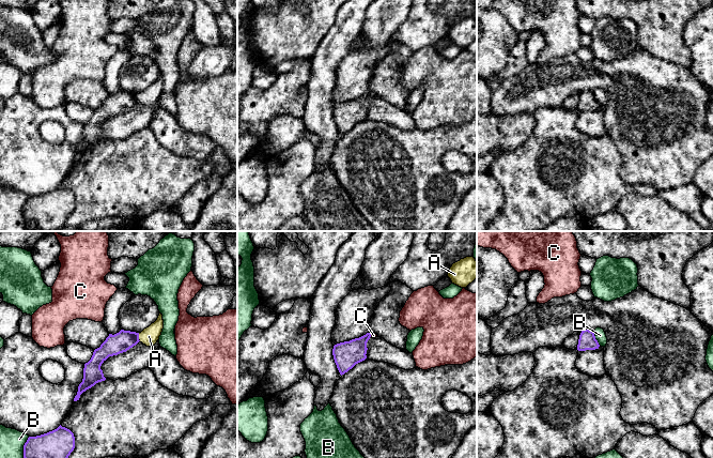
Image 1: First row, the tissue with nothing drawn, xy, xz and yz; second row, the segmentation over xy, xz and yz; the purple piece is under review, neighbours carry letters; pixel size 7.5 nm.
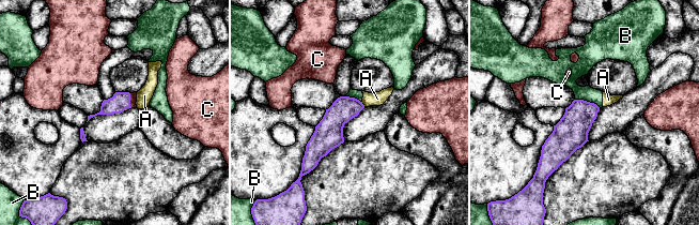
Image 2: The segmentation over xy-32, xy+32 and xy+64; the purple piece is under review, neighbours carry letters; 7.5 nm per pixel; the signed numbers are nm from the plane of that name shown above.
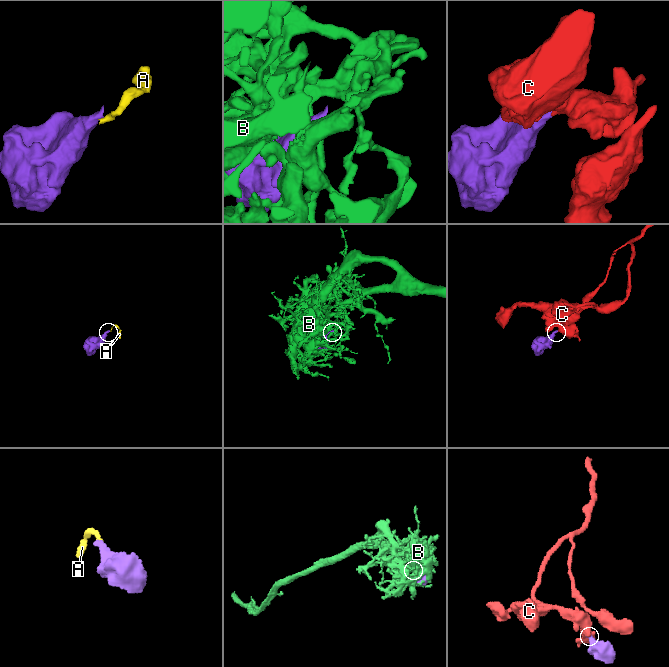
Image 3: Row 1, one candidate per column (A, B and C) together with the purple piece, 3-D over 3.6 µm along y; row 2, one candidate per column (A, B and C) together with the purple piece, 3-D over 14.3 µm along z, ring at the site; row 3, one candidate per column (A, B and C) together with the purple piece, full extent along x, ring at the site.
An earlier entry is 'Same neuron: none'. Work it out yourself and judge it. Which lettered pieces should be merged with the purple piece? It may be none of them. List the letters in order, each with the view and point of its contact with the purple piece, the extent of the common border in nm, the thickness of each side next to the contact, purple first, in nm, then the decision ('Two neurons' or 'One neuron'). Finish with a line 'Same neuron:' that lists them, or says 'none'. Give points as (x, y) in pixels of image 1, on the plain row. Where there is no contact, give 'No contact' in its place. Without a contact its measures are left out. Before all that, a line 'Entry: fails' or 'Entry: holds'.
Entry: fails
A: Touches purple at xy (138, 97). Shared border 70 nm. Thickness 150 nm (purple) against 140 nm. Two neurons
B: Touches purple at yz (594, 98). Shared border 120 nm. Thickness 130 nm (purple) against 80 nm. Two neurons
C: Touches purple at xz (370, 95). Shared border 30 nm. Thickness 200 nm (purple) against 40 nm. One neuron
Same neuron: C

